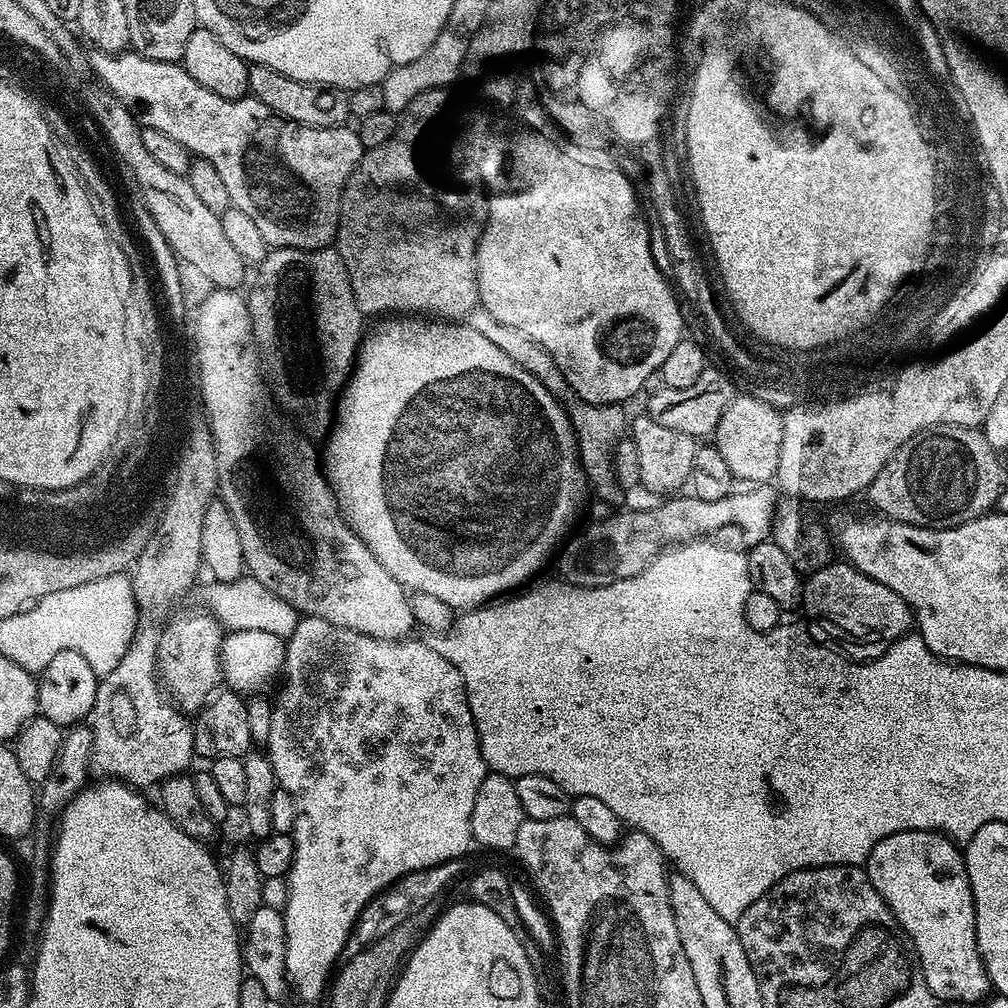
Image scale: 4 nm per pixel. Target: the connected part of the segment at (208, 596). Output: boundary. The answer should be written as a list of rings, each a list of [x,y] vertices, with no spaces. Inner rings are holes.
[[[244,574],[239,580],[228,583],[210,584],[204,592],[203,607],[220,623],[220,627],[228,632],[256,630],[262,634],[287,638],[294,634],[301,622],[301,613],[291,608],[282,598],[278,598],[274,590],[266,590],[266,586],[262,586],[262,582],[258,582],[250,574]]]

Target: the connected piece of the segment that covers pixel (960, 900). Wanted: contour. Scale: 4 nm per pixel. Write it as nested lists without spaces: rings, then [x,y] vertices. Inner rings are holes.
[[[926,830],[890,834],[882,838],[878,846],[874,846],[866,861],[866,871],[874,890],[882,894],[886,906],[911,940],[914,955],[920,961],[920,969],[926,978],[926,986],[930,986],[937,1001],[979,1005],[989,995],[990,981],[978,950],[976,903],[972,897],[972,883],[968,880],[964,853],[957,841],[945,836],[943,832]]]

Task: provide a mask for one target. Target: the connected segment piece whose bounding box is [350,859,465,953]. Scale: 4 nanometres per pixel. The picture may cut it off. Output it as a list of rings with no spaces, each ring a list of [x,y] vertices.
[[[463,859],[448,860],[433,868],[423,868],[417,872],[411,872],[389,888],[379,892],[360,911],[360,916],[356,920],[356,926],[352,929],[350,937],[351,951],[353,953],[361,952],[363,948],[368,948],[378,938],[390,934],[390,930],[394,930],[394,926],[402,926],[402,922],[406,922],[406,918],[410,918],[410,914],[418,914],[418,910],[435,905],[435,900],[463,874],[464,863]]]

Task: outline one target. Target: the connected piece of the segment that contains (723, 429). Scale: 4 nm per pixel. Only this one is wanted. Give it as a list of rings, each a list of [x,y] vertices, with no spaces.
[[[737,395],[722,416],[714,433],[714,447],[730,466],[730,474],[748,486],[764,486],[775,481],[782,454],[784,418],[782,412],[750,395]]]

